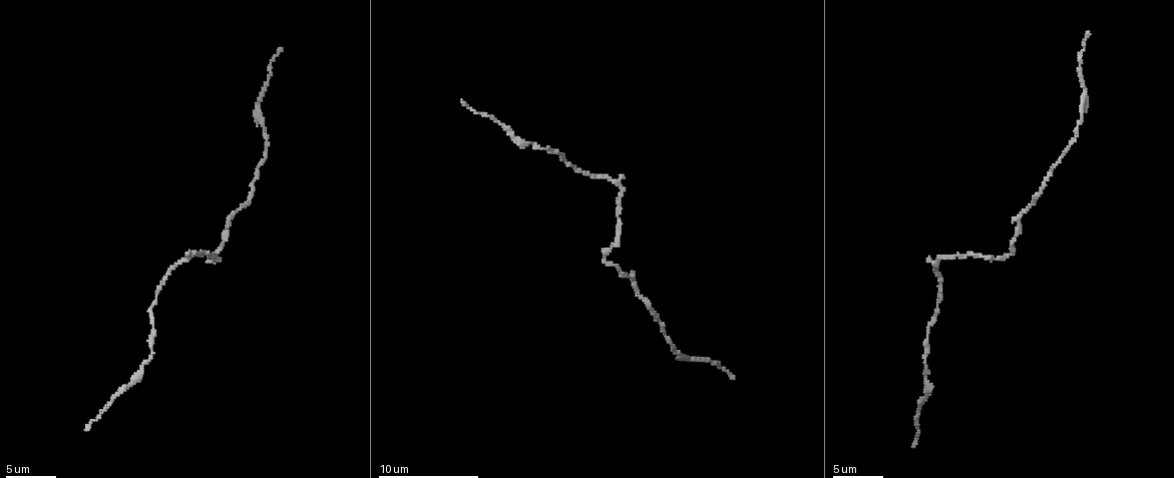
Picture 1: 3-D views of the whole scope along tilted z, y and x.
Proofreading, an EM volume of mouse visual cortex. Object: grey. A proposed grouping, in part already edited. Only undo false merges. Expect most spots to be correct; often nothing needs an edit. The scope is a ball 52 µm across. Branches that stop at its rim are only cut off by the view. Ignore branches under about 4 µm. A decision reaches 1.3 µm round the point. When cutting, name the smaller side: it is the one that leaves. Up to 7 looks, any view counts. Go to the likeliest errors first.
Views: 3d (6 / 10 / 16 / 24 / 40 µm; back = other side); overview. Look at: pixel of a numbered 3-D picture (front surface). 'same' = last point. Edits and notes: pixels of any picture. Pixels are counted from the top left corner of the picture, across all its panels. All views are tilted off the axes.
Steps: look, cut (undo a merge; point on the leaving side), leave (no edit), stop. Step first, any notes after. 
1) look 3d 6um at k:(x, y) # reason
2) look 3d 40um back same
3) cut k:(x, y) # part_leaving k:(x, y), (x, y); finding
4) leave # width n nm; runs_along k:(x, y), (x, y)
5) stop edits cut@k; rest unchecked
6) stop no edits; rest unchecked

look 3d 10um at 1:(1021, 214) # thick turns thin

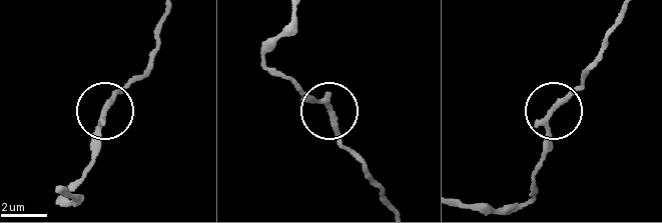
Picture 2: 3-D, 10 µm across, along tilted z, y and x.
leave # width 240 nm; runs_along 2:(517, 206), (531, 194), (549, 117), (589, 64); continuous, no second cell

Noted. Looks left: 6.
look 3d 10um at 1:(604, 260) # calibre changes

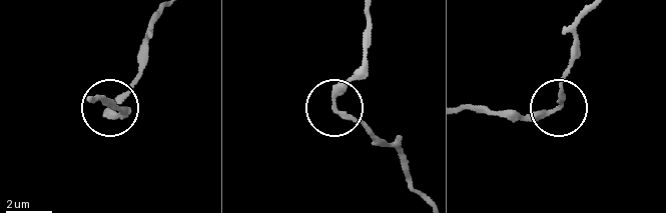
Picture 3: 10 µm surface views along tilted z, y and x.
look 3d 10um back at 3:(337, 108)

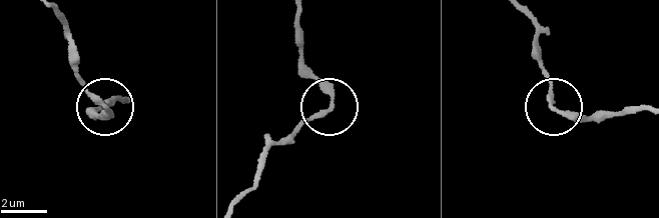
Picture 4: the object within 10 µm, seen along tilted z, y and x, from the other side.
leave # runs_along 4:(596, 115), (575, 118), (555, 106), (542, 67); one cell here

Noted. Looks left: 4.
look 3d 16um at 1:(924, 381) # sudden change in width

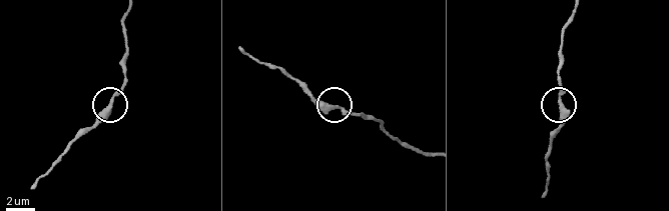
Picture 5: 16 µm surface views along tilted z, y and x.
look 3d 16um back at 5:(559, 103) # from behind

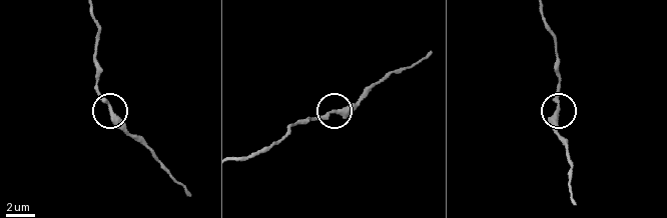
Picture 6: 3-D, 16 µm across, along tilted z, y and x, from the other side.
leave # width 300 nm; all the same cell

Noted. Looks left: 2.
look 3d 10um at 1:(1086, 90) # thick turns thin

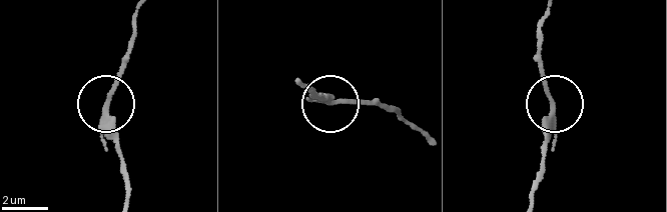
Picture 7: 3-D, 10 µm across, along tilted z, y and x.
look 3d 10um back at 7:(108, 103)

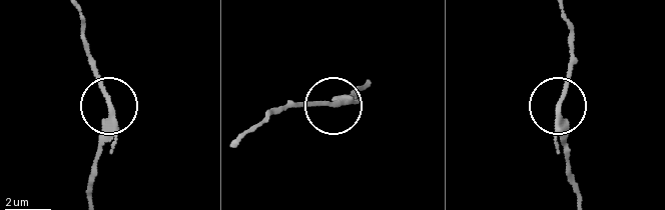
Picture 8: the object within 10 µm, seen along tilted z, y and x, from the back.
leave # continuous, no second cell

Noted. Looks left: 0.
stop no edits; rest unchecked

